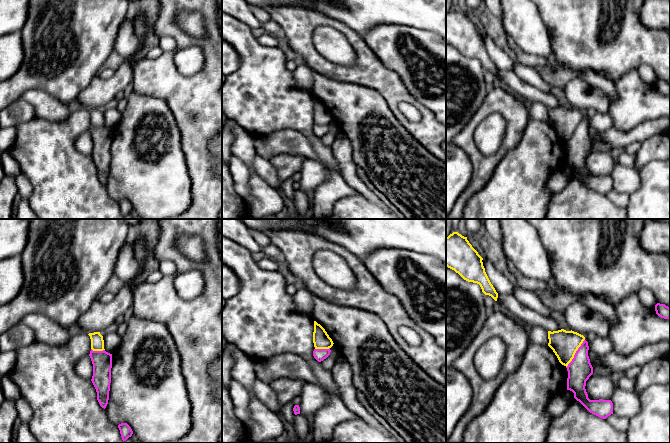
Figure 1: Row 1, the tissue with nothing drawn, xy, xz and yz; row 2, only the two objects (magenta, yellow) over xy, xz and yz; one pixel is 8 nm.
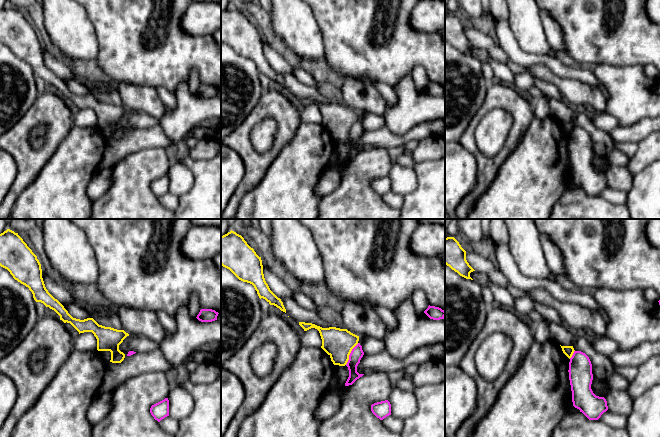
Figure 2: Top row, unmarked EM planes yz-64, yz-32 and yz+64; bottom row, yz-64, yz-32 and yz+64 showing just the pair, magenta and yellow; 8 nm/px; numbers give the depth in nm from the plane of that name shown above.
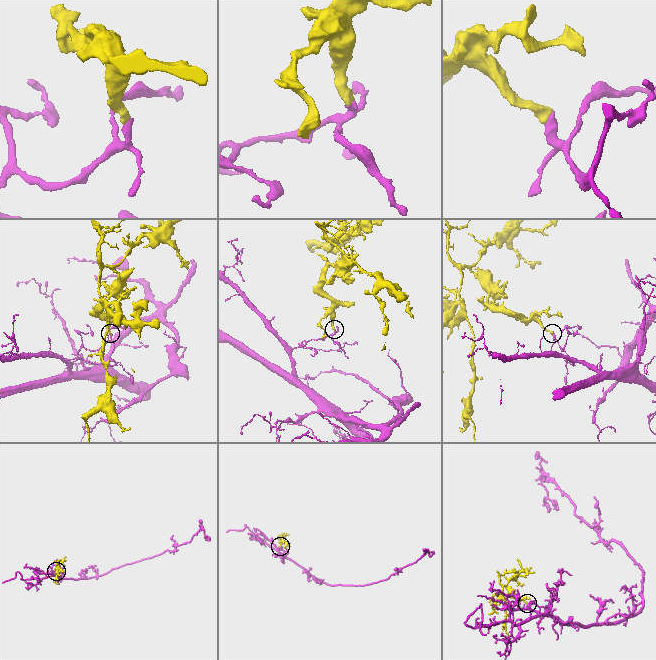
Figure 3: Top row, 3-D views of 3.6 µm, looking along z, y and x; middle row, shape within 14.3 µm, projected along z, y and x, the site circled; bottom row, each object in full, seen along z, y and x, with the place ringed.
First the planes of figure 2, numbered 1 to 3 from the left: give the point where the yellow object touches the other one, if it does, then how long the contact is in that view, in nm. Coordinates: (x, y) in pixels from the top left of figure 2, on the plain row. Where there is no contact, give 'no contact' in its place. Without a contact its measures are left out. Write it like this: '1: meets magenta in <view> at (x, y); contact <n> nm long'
1: no contact
2: meets magenta in yz-32 at (350, 130); contact 200 nm long
3: meets magenta in yz+64 at (573, 130); contact 80 nm long

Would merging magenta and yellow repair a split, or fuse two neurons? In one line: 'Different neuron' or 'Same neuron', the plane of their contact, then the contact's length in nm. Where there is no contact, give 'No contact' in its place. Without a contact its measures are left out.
Different neuron. Touches magenta in yz. Shared border 280 nm

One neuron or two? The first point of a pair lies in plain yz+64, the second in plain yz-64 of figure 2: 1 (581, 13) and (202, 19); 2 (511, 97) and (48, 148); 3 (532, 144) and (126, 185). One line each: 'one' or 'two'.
1: two
2: one
3: two

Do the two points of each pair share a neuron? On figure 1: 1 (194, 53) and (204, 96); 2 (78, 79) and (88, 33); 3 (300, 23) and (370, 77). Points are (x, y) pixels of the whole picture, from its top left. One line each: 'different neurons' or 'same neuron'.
1: different neurons
2: same neuron
3: same neuron

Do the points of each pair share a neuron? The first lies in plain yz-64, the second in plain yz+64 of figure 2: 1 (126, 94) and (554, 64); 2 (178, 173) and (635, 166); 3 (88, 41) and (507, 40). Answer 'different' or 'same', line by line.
1: different
2: different
3: different

